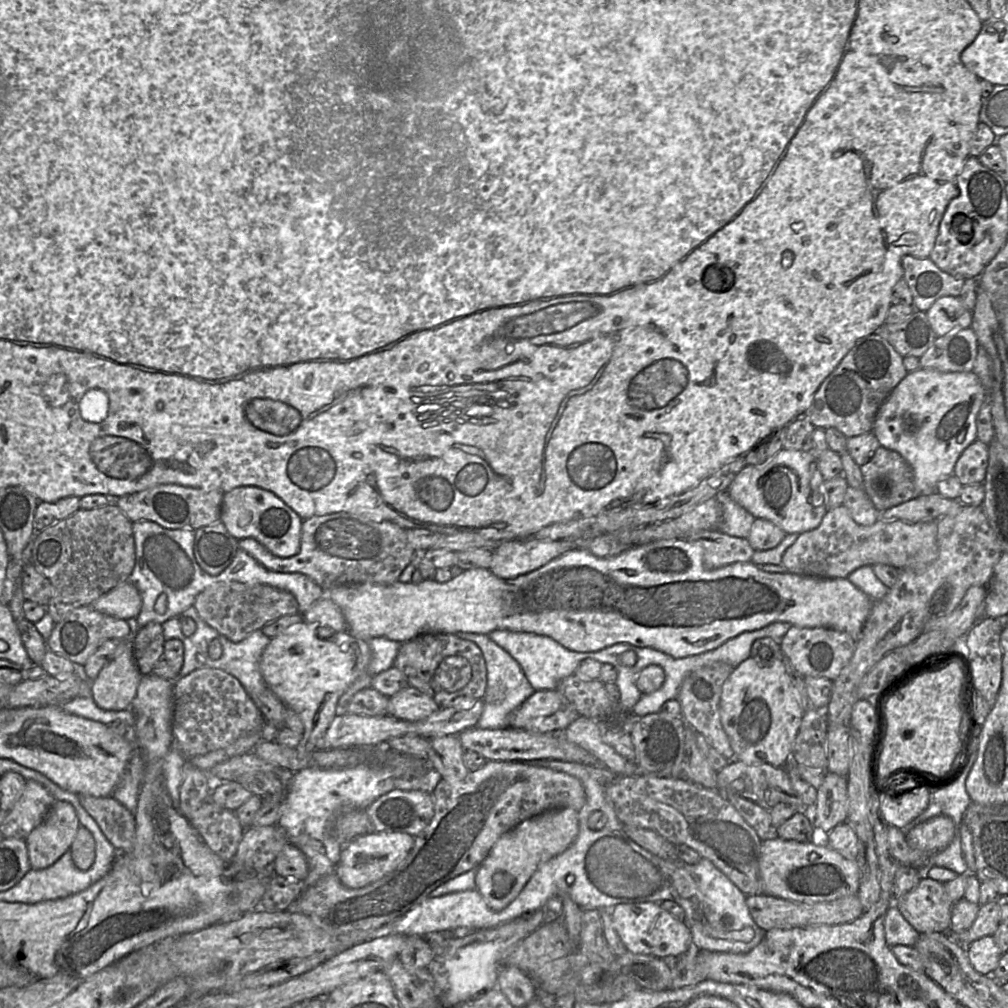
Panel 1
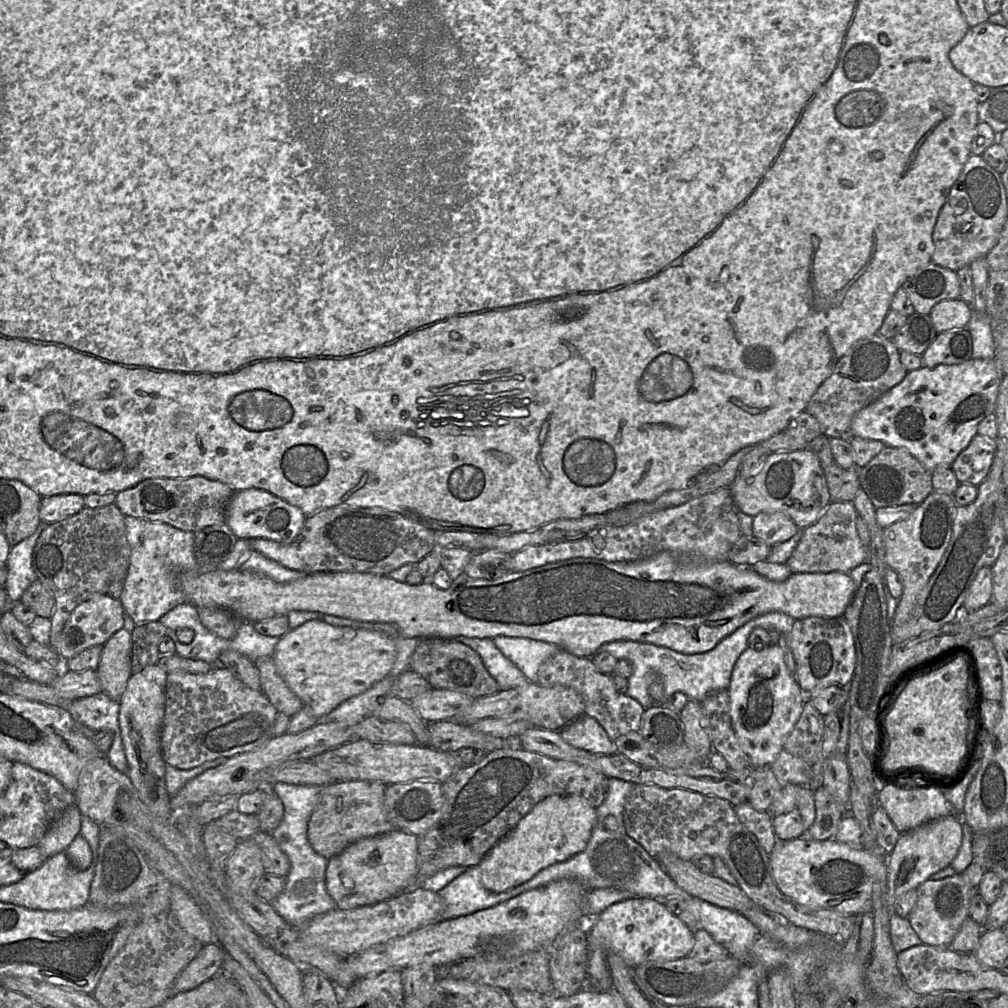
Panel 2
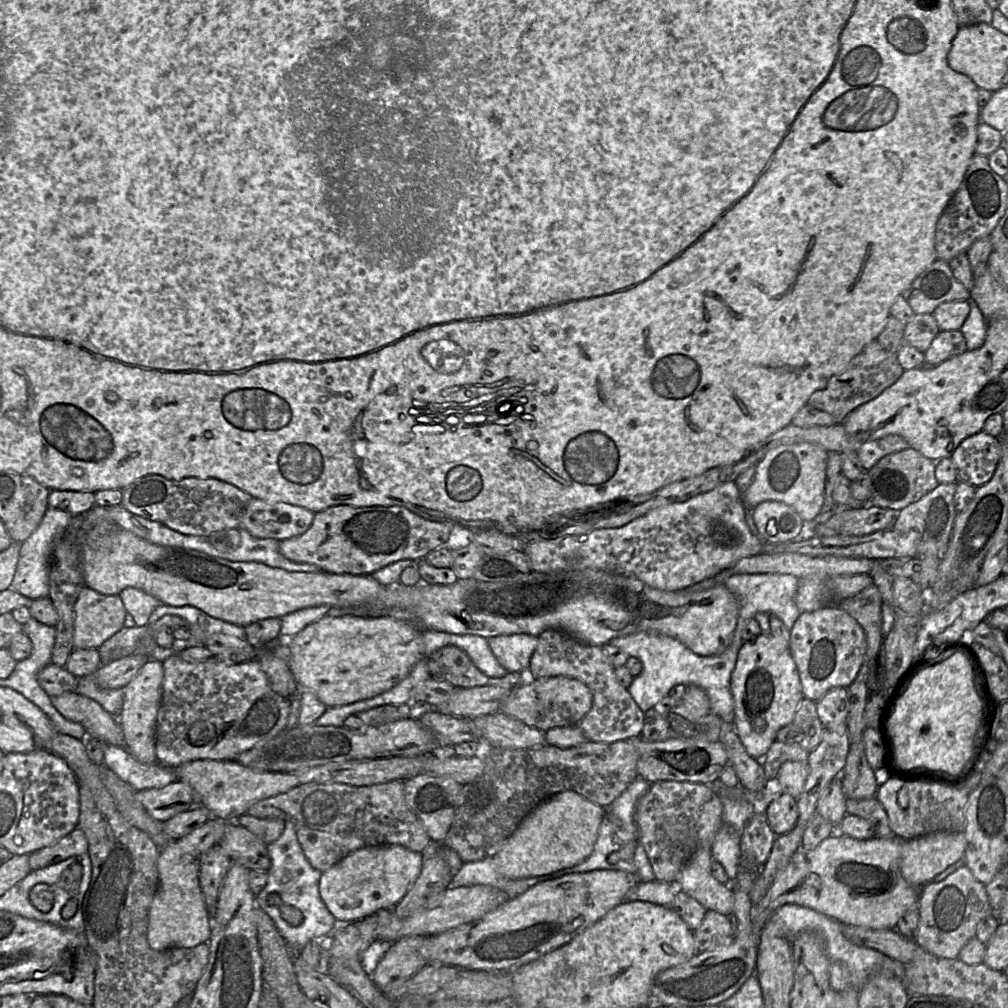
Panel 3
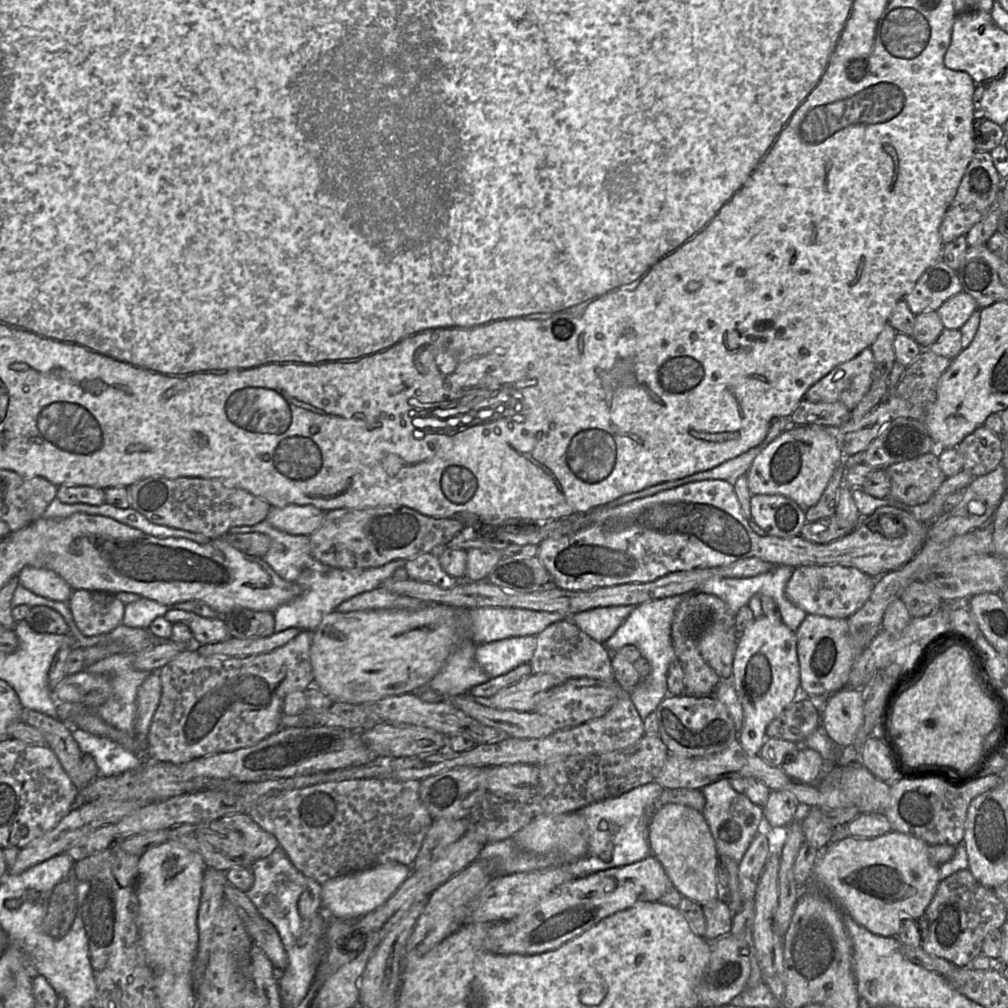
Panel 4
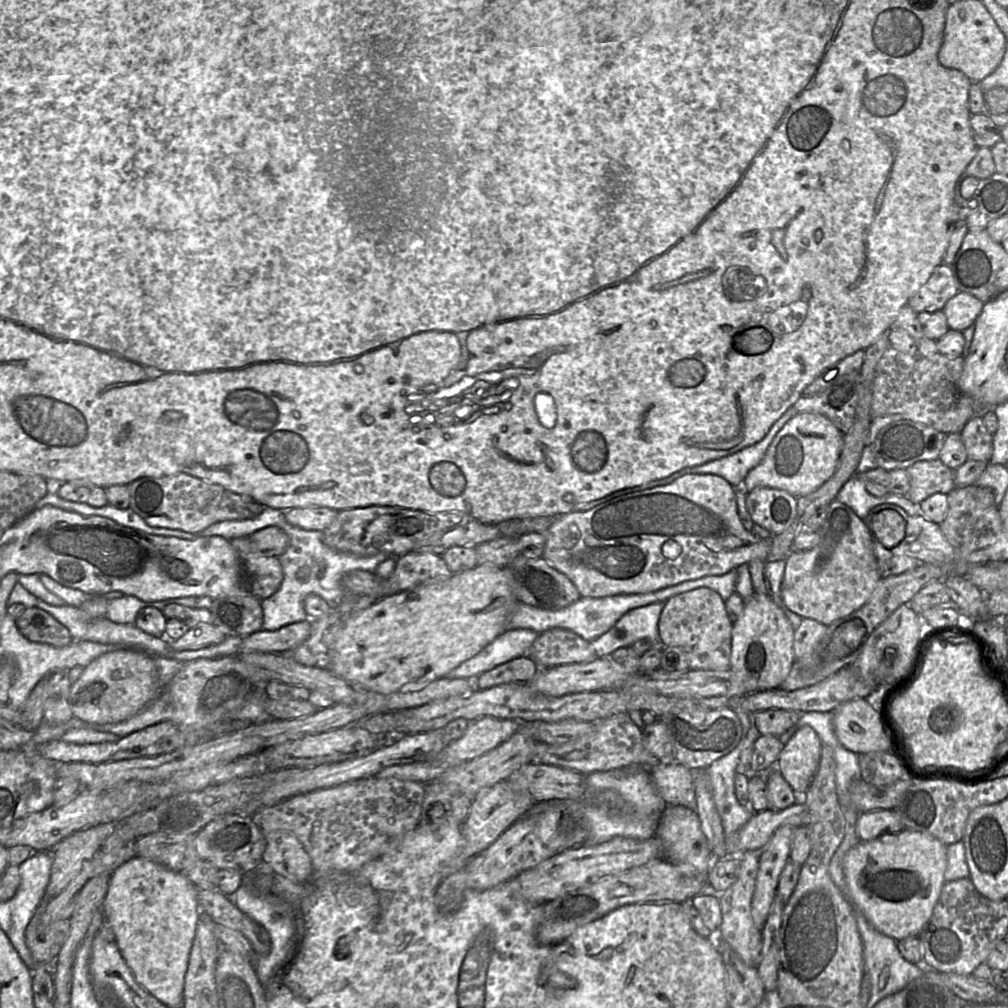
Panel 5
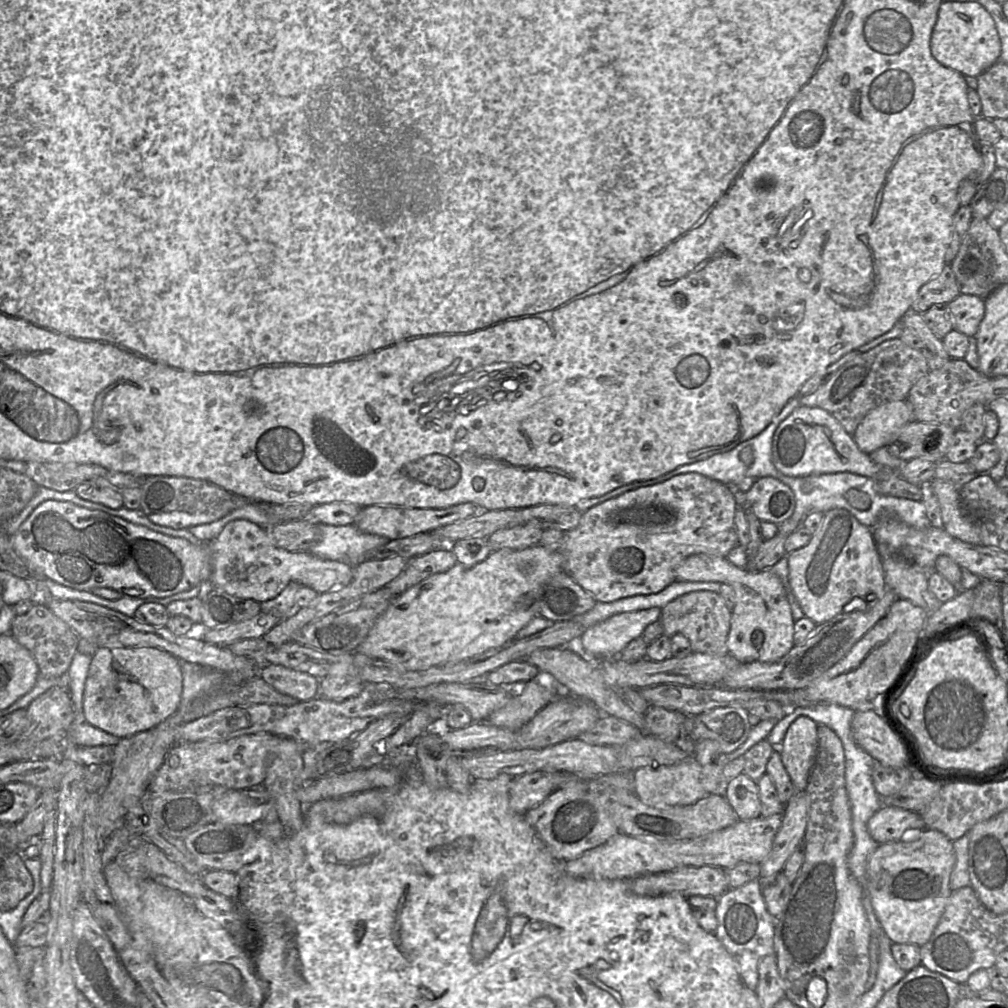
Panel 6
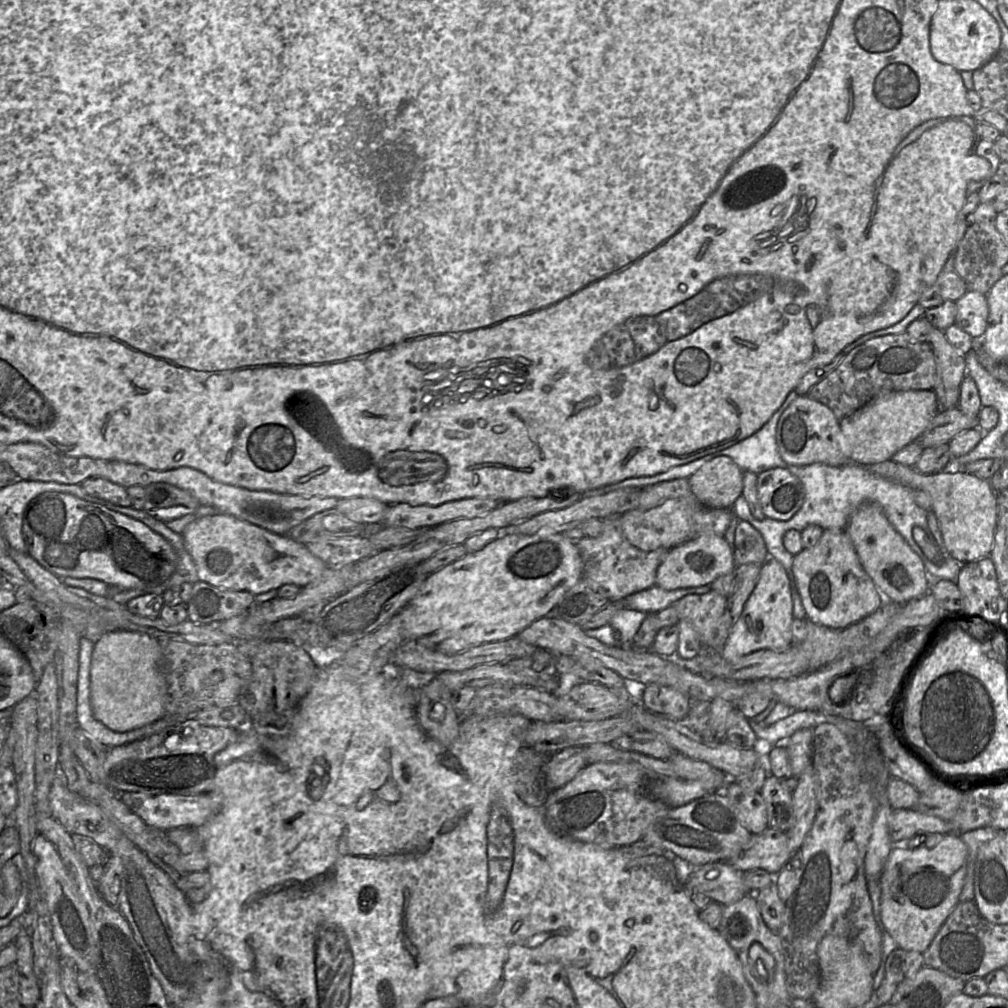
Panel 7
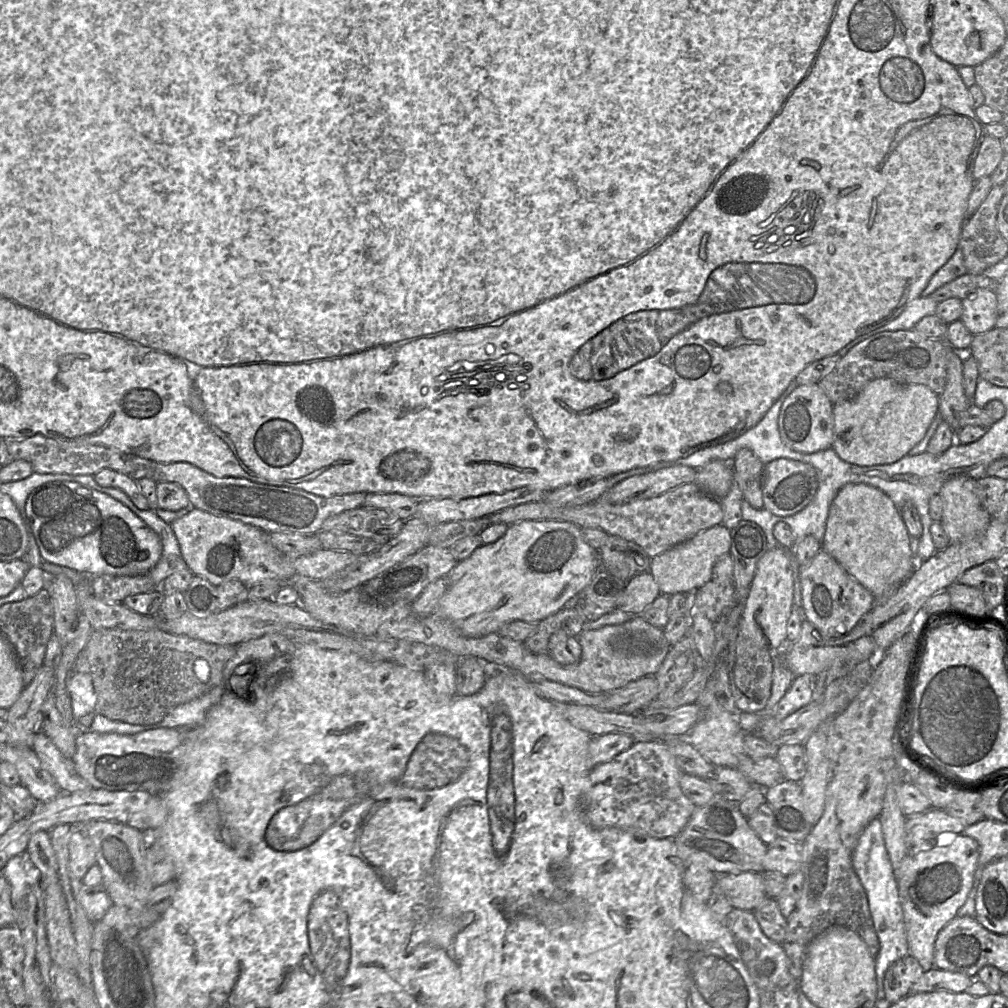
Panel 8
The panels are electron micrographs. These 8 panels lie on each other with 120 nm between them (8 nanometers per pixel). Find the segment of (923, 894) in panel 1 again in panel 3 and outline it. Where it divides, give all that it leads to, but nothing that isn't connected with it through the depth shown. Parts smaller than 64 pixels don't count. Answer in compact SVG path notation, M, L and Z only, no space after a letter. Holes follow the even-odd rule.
M962 866L944 880L929 882L920 888L918 900L919 924L914 940L925 951L942 958L958 958L961 949L976 936L978 923L990 913L995 913L991 907L986 885L977 880L967 866Z

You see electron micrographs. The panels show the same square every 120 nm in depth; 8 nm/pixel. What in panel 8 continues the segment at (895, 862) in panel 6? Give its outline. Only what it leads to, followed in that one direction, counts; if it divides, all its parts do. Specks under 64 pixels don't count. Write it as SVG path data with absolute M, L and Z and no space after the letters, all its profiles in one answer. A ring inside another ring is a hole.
M964 834L947 846L910 853L894 871L907 934L909 955L915 957L928 971L934 968L934 944L940 930L947 925L964 905L973 886L980 847L978 842Z

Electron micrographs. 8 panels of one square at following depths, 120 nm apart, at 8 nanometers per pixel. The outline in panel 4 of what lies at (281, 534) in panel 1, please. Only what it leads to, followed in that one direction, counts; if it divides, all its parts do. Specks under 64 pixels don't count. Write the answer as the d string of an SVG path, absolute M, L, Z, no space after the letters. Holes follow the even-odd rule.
M313 505L271 507L265 520L275 529L291 535L310 535L324 520L325 512Z

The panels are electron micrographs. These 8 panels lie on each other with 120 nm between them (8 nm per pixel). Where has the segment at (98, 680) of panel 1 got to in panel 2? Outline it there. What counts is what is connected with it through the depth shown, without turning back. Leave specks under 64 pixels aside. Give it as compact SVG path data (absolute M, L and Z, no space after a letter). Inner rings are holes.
M122 628L103 645L97 674L102 692L119 700L131 676L131 634Z

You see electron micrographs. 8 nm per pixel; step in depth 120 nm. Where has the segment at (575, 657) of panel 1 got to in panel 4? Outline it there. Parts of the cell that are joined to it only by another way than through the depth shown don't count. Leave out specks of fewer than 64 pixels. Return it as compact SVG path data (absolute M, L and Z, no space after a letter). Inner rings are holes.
M534 635L507 637L477 644L475 657L480 667L492 678L529 663L536 644Z

